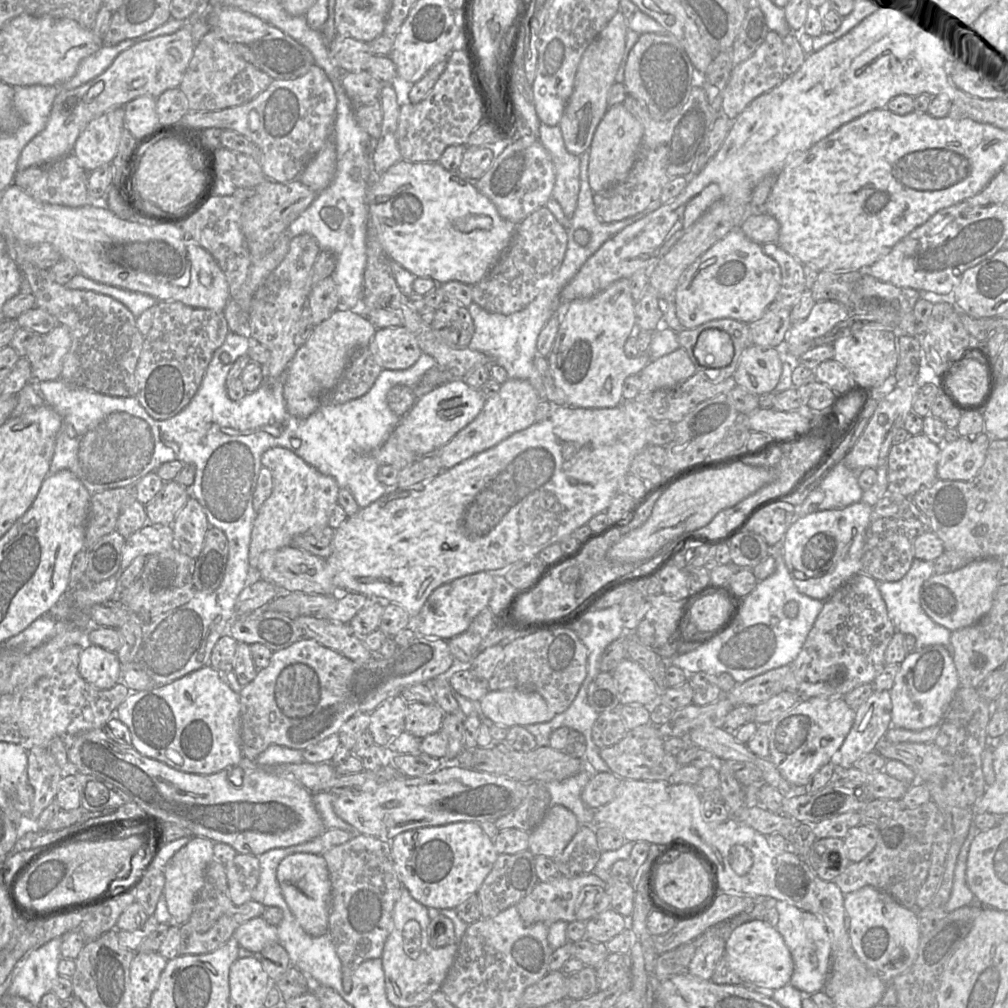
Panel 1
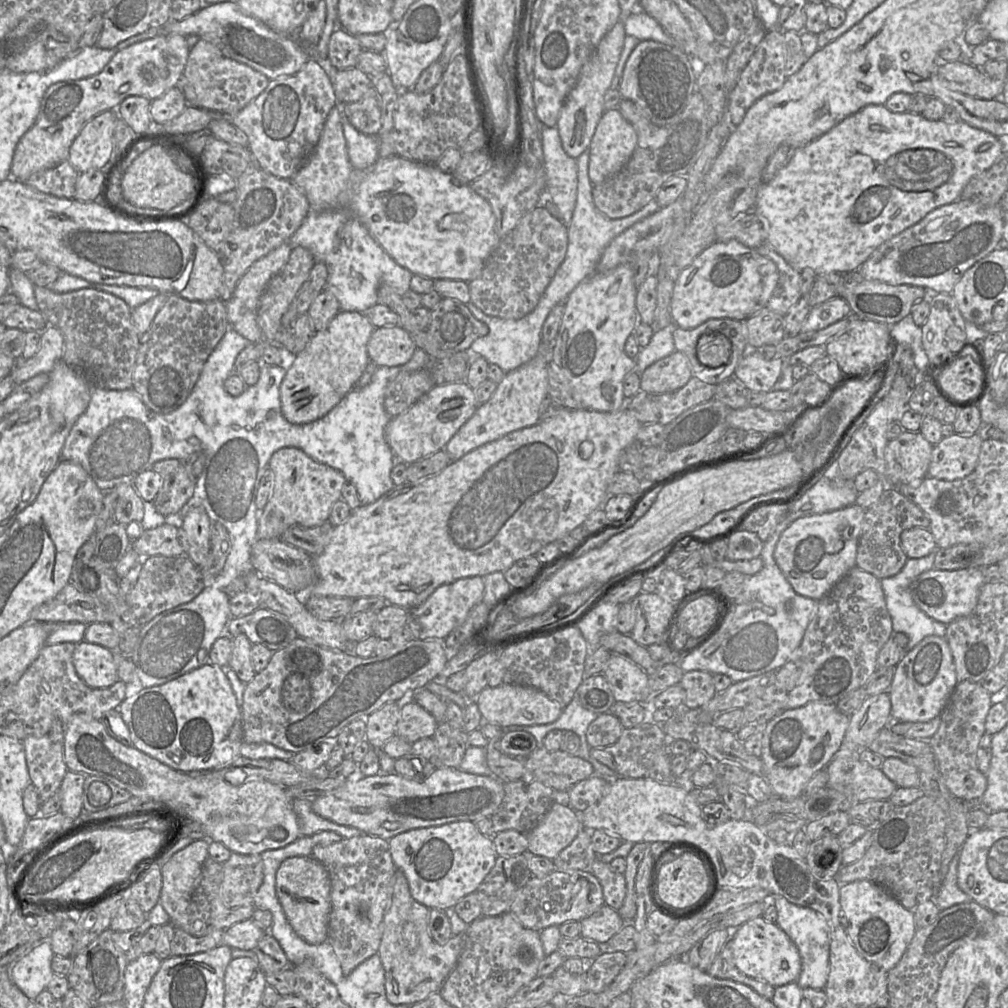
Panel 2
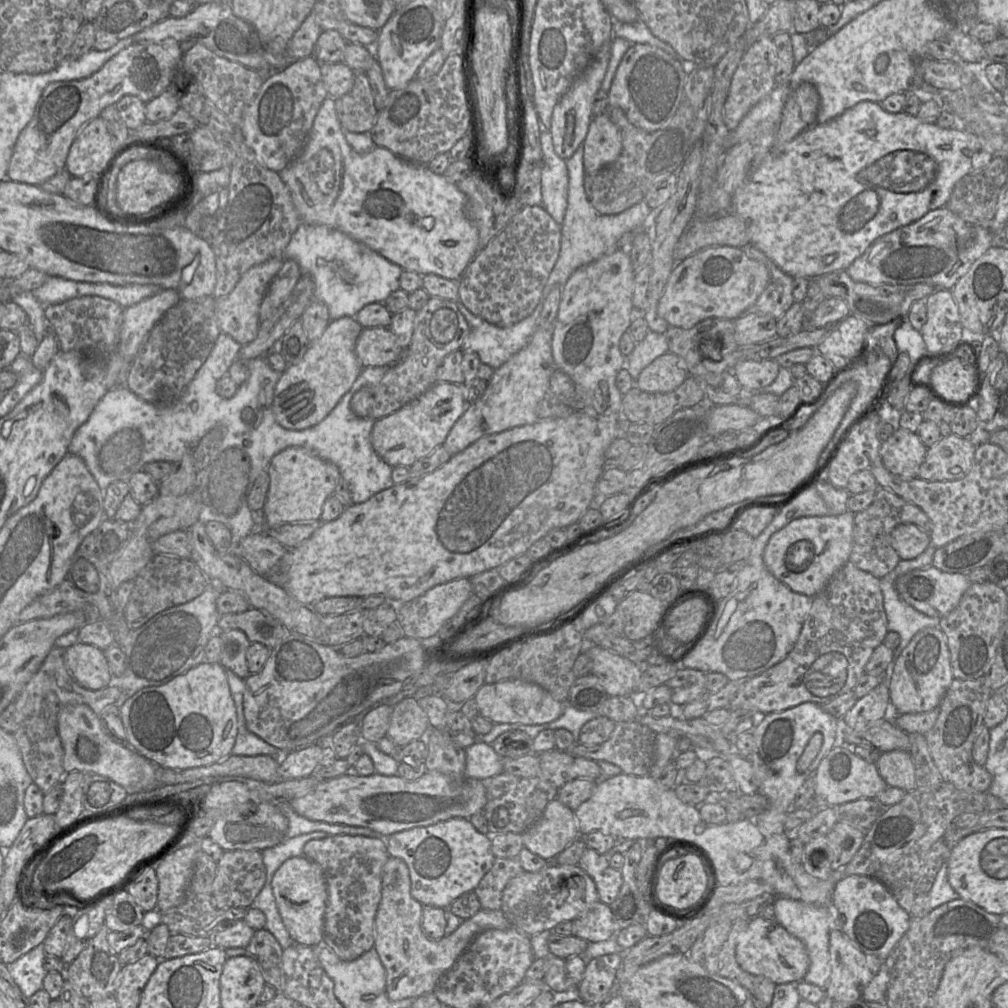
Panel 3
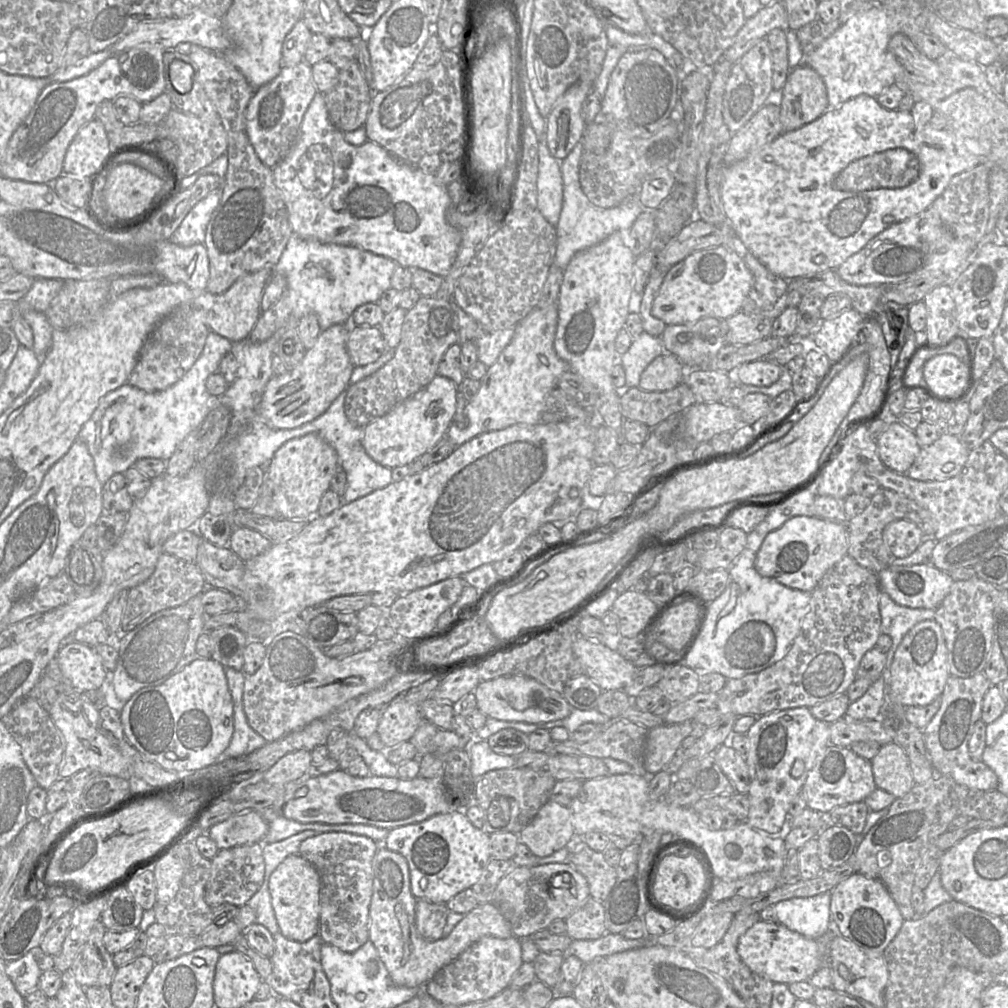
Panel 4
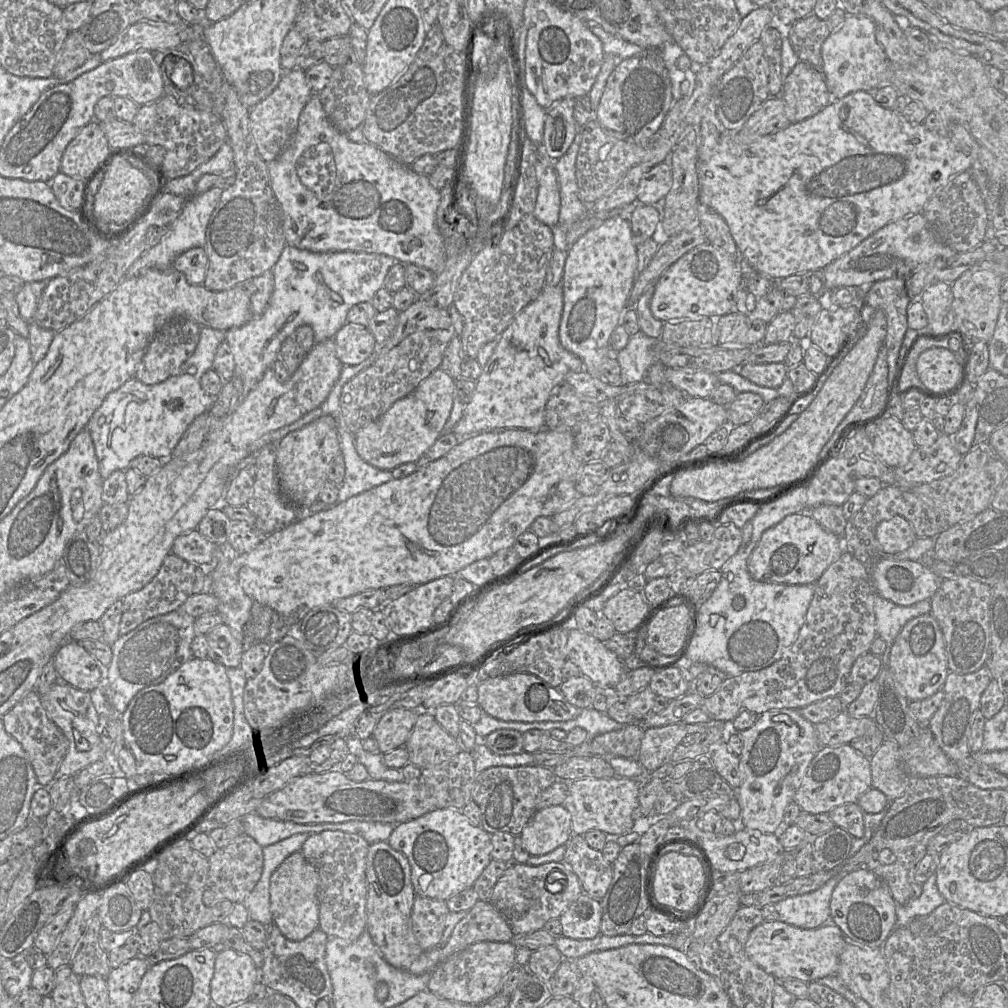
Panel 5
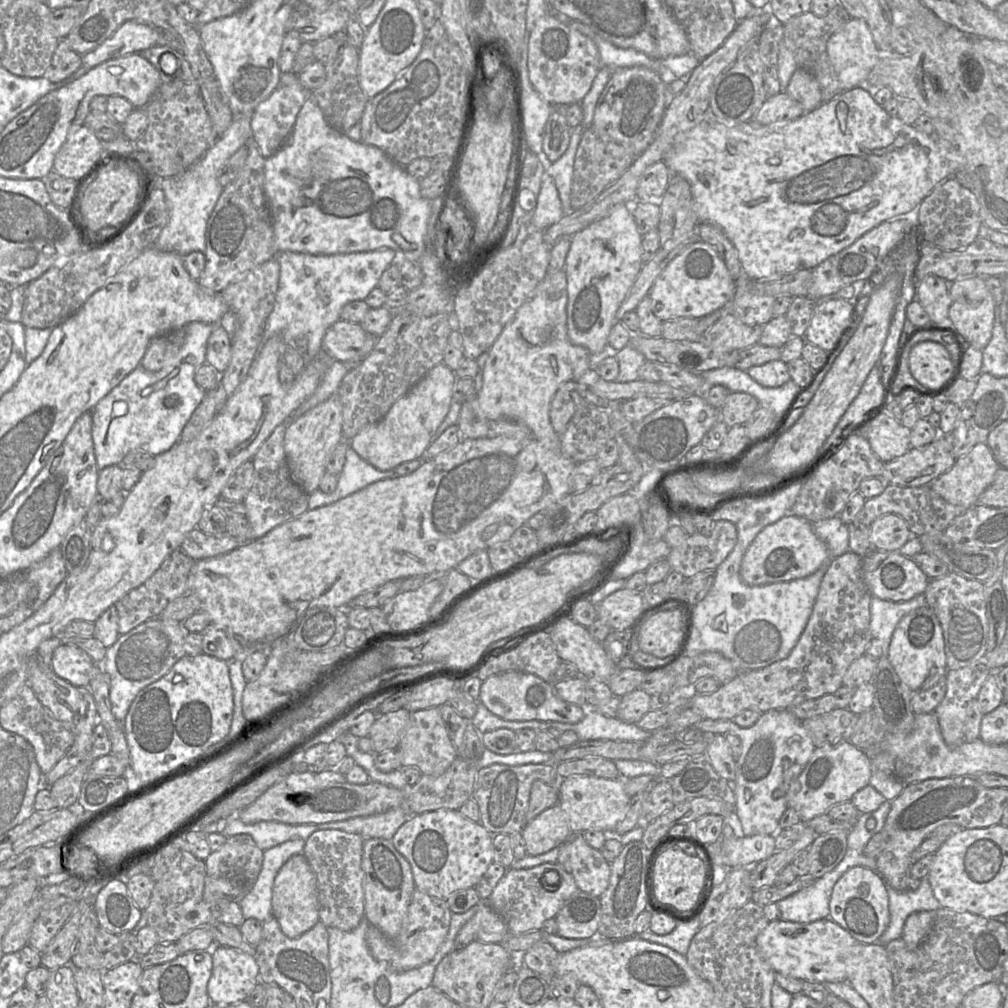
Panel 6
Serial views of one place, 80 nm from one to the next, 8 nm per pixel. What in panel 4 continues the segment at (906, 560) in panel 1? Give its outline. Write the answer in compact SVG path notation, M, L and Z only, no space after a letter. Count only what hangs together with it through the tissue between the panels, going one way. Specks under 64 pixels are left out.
M880 487L880 489L871 497L869 505L861 513L852 519L849 519L847 523L847 554L860 566L875 574L878 574L886 567L889 567L895 557L883 540L883 530L889 523L899 519L909 520L916 524L922 531L924 537L933 536L937 529L937 522L929 511L892 490Z

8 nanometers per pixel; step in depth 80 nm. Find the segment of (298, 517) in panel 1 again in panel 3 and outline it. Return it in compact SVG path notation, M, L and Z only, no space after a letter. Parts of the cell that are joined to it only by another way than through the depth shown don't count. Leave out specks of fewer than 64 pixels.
M296 446L287 447L274 455L266 471L270 484L262 511L267 527L320 520L323 505L334 495L341 478L341 473L334 464L305 447Z

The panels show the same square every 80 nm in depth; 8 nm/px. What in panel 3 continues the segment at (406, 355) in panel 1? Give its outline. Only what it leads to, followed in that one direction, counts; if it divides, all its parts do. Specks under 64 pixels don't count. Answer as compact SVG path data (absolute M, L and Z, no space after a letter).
M388 327L363 328L356 342L356 355L363 368L390 366L402 356L397 336Z

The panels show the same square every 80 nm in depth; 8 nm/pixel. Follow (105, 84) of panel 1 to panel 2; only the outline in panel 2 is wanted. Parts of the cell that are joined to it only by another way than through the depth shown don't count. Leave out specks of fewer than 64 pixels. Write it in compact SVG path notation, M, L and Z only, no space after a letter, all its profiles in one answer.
M159 34L118 51L103 70L94 76L51 85L43 95L34 125L23 135L16 146L11 165L11 178L26 182L34 173L52 168L68 160L70 147L83 126L100 113L117 110L121 102L127 97L142 96L153 101L169 89L178 86L187 63L189 51L186 36Z

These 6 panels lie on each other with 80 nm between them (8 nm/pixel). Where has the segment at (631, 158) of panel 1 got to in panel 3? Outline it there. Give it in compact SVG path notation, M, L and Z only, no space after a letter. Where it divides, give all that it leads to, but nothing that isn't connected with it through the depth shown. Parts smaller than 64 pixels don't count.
M607 113L593 117L583 141L585 174L594 173L613 163L620 155L622 137Z

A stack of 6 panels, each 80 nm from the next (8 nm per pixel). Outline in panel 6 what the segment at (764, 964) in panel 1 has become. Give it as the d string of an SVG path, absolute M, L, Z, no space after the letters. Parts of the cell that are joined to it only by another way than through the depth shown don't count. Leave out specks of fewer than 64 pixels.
M831 918L811 923L770 921L756 938L760 955L775 972L821 984L846 980L846 957L856 943L857 940Z

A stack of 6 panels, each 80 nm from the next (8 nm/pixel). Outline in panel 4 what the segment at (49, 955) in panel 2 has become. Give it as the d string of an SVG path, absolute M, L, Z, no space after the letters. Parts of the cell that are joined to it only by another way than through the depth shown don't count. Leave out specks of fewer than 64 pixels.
M32 951L18 960L6 962L5 970L23 998L35 989L39 989L38 983L42 971L39 969Z

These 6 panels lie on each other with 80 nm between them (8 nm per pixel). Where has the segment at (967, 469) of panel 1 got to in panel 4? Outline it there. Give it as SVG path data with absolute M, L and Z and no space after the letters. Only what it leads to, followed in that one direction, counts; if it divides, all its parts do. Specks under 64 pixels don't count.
M942 434L931 445L921 447L905 474L919 481L944 481L960 473L970 450L958 436Z

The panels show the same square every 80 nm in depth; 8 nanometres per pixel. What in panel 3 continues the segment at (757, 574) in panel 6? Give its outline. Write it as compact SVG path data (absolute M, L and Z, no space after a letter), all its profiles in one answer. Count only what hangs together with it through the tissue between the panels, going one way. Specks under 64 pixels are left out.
M847 510L839 515L808 516L792 520L776 531L764 549L763 560L767 569L792 591L810 597L817 595L833 575L850 560L855 514Z

